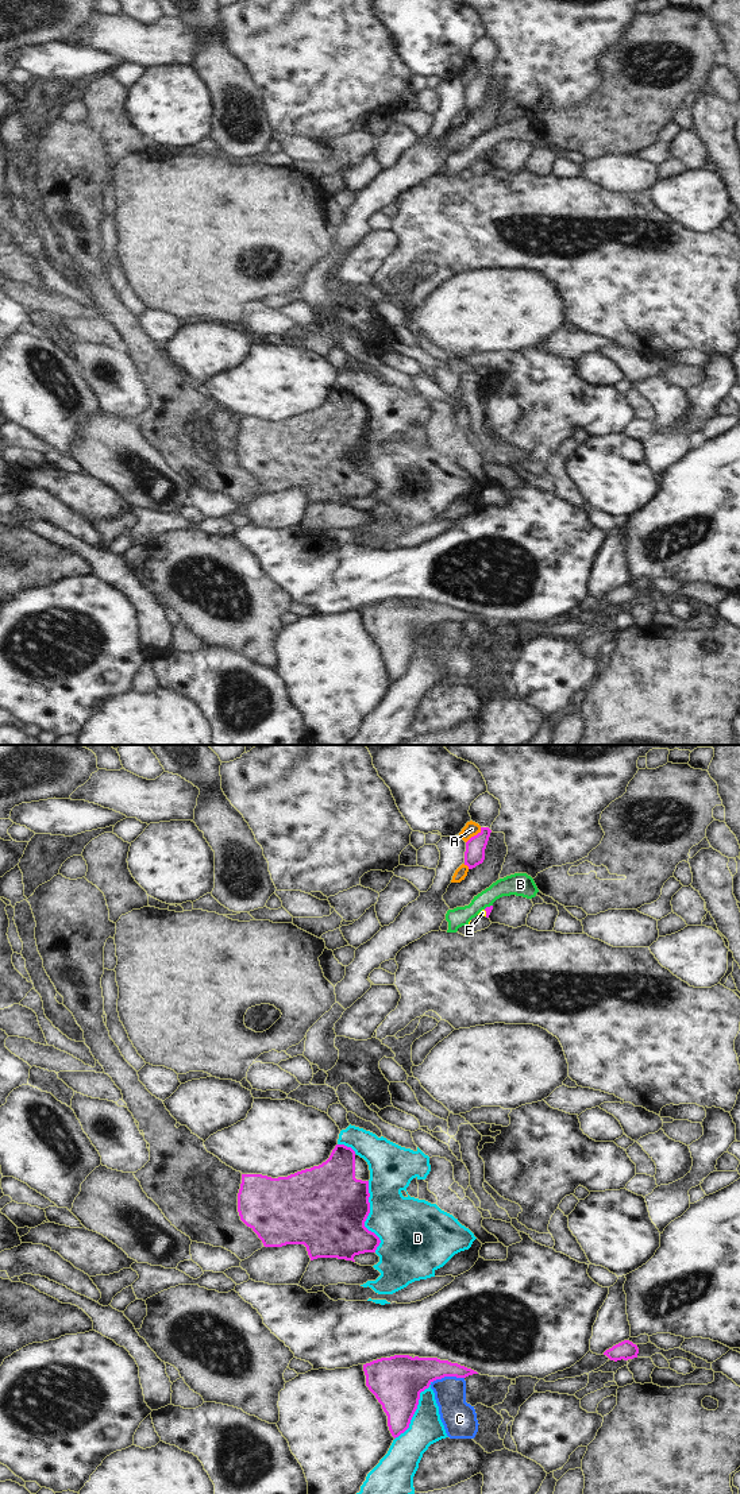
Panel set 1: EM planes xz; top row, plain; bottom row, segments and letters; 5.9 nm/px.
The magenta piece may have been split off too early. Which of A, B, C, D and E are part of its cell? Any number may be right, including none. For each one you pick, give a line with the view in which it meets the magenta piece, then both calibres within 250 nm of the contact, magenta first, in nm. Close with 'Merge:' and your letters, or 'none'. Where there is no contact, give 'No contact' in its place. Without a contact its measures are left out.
Merge: none.

